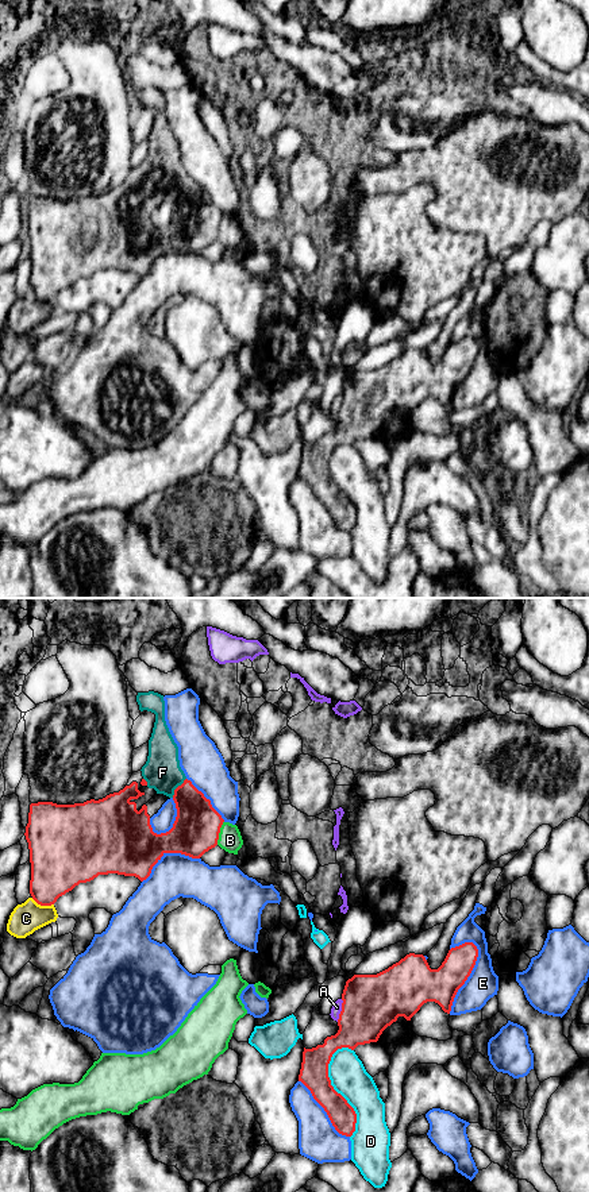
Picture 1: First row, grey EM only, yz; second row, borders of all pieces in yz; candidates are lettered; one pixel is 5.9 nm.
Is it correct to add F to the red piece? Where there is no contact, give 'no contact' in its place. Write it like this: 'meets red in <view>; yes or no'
meets red in yz; yes

